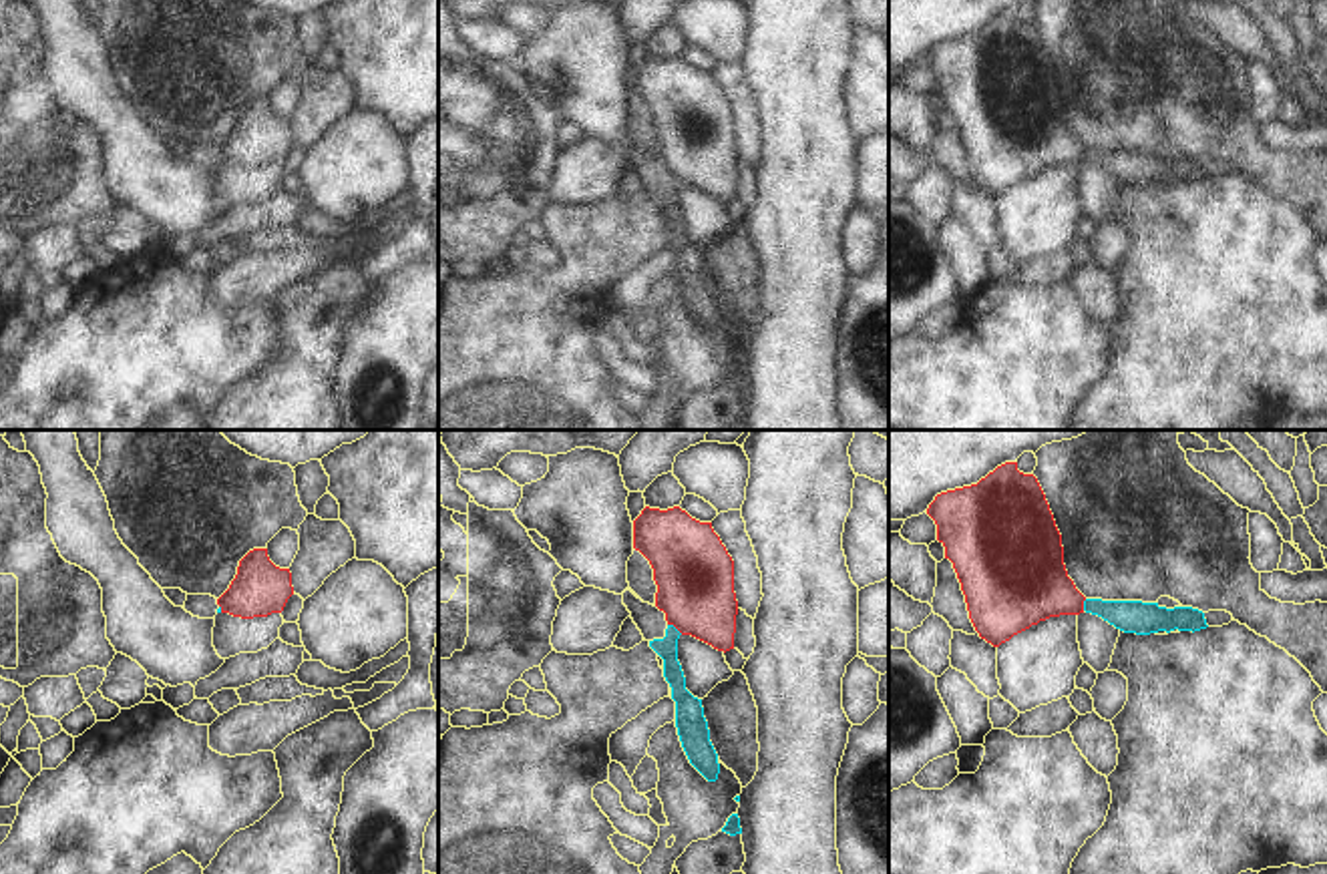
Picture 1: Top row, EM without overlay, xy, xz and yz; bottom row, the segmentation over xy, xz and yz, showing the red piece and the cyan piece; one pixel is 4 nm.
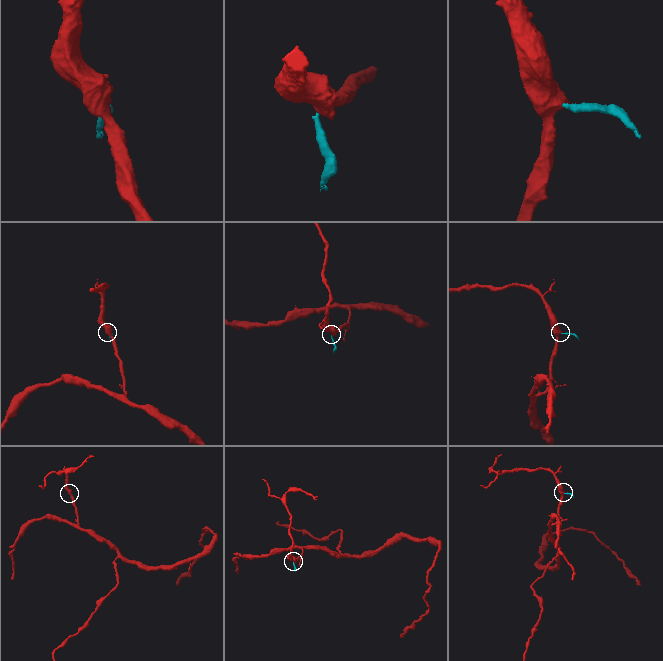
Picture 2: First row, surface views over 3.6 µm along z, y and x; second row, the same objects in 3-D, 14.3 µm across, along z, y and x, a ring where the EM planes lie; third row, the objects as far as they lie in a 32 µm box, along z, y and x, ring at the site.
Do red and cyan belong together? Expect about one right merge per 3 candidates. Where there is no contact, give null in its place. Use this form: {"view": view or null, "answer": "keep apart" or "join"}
{"view": "xz", "answer": "keep apart"}

